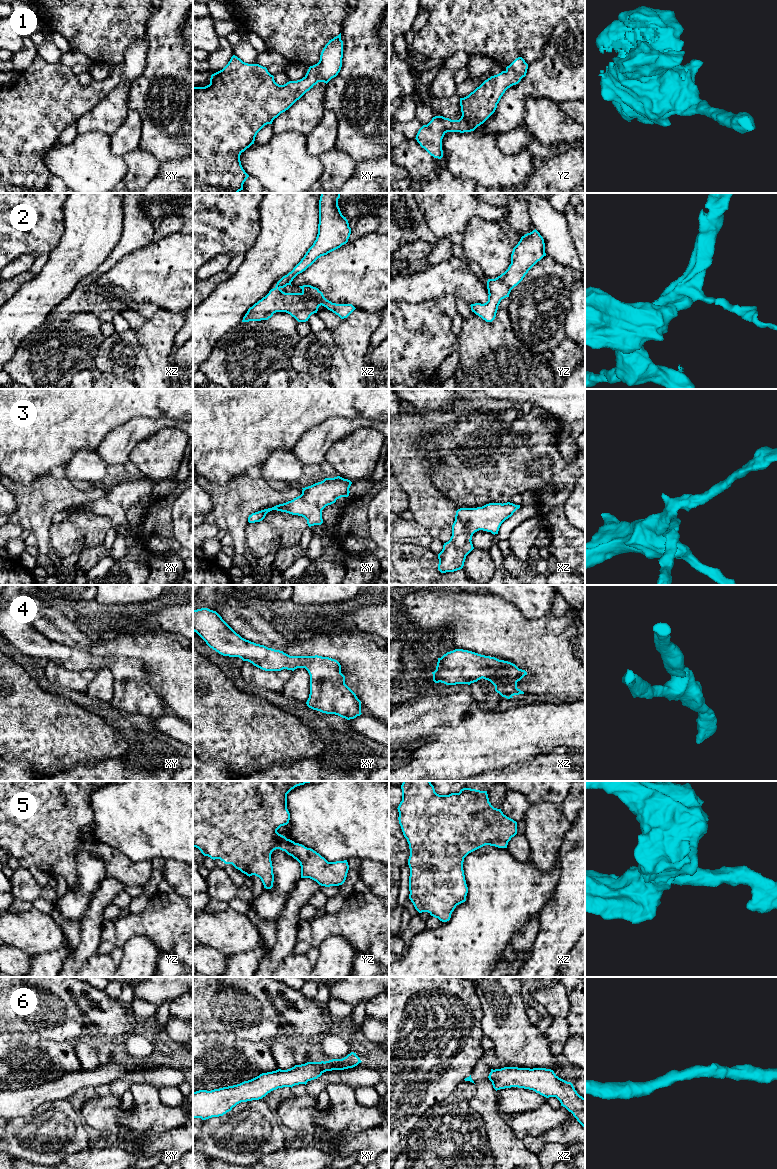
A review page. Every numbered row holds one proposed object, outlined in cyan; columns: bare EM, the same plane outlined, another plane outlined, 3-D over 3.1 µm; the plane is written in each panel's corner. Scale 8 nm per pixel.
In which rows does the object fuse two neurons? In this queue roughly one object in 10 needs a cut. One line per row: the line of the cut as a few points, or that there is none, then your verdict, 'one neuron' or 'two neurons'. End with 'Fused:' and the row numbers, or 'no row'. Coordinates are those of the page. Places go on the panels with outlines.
1: no cut; one neuron
2: no cut; one neuron
3: no cut; one neuron
4: no cut; one neuron
5: no cut; one neuron
6: no cut; one neuron
Fused: no row

